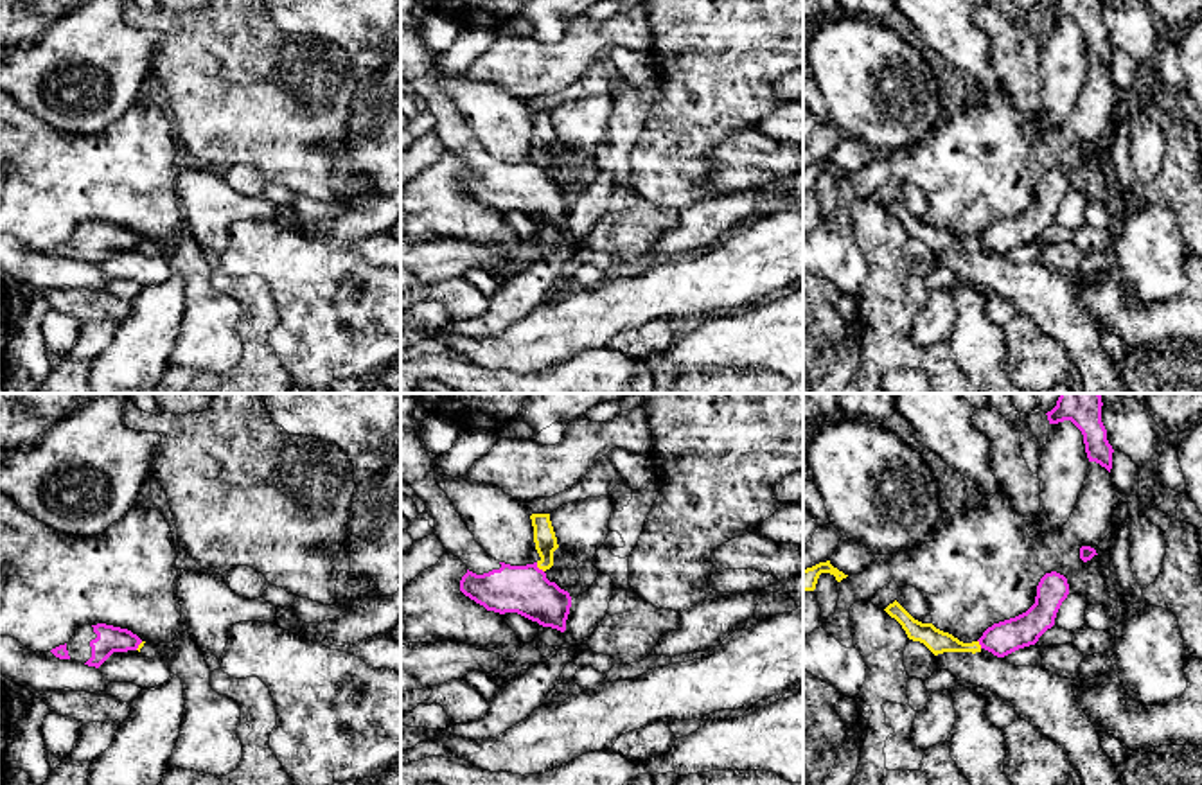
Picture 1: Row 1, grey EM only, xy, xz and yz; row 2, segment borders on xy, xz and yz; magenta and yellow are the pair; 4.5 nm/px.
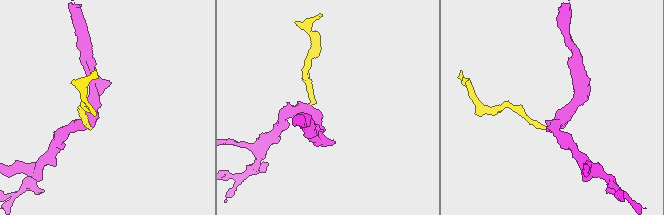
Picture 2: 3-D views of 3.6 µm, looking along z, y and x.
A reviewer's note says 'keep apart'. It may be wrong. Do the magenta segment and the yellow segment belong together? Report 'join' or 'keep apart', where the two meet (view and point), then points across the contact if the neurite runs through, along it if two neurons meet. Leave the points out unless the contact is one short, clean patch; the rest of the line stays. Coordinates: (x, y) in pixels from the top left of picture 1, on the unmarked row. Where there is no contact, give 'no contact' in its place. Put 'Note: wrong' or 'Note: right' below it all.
keep apart; contact xz (538, 166); border xz (536, 160), (543, 169)
Note: right

